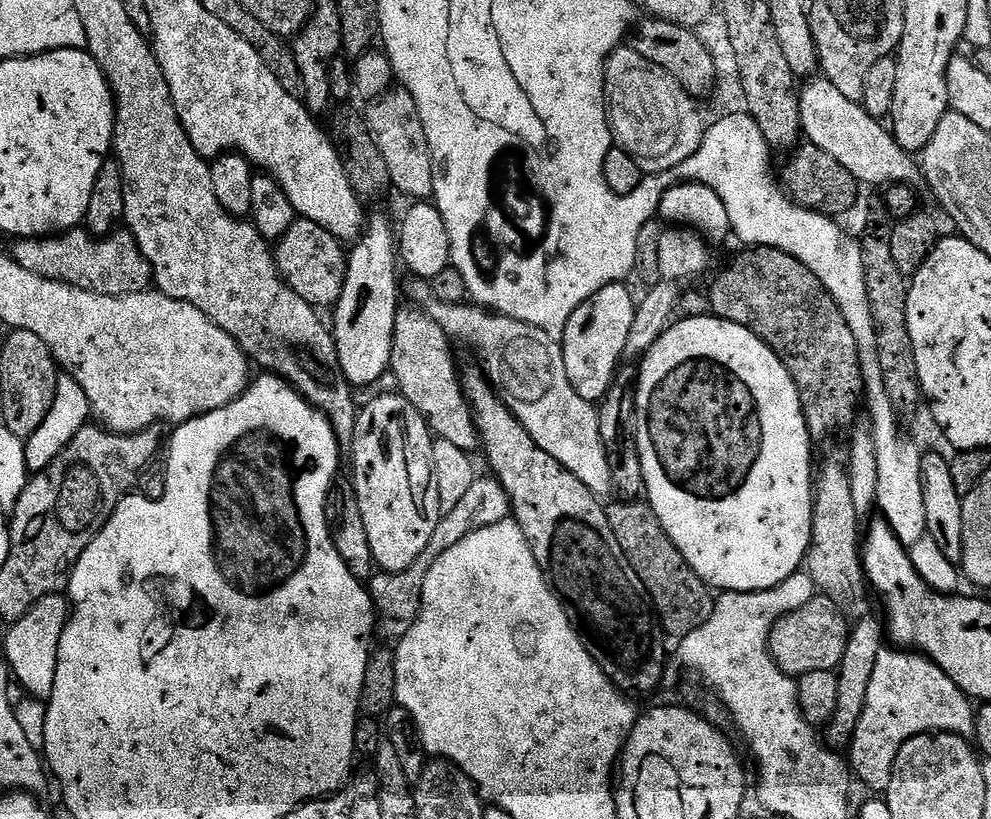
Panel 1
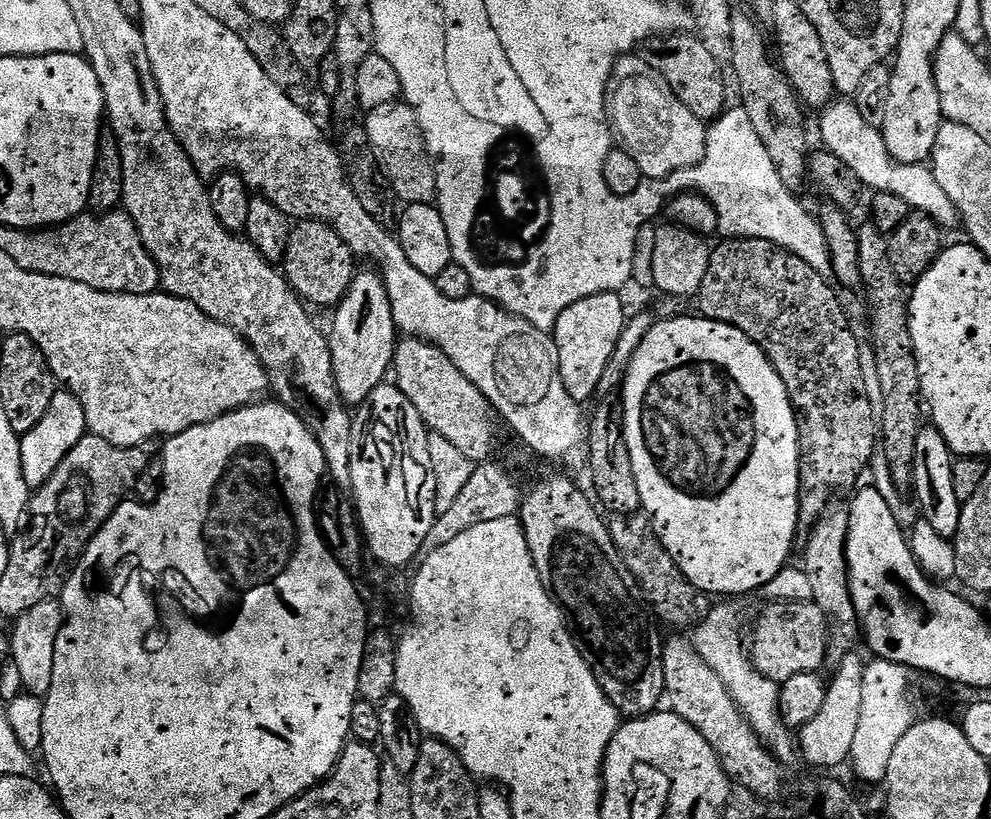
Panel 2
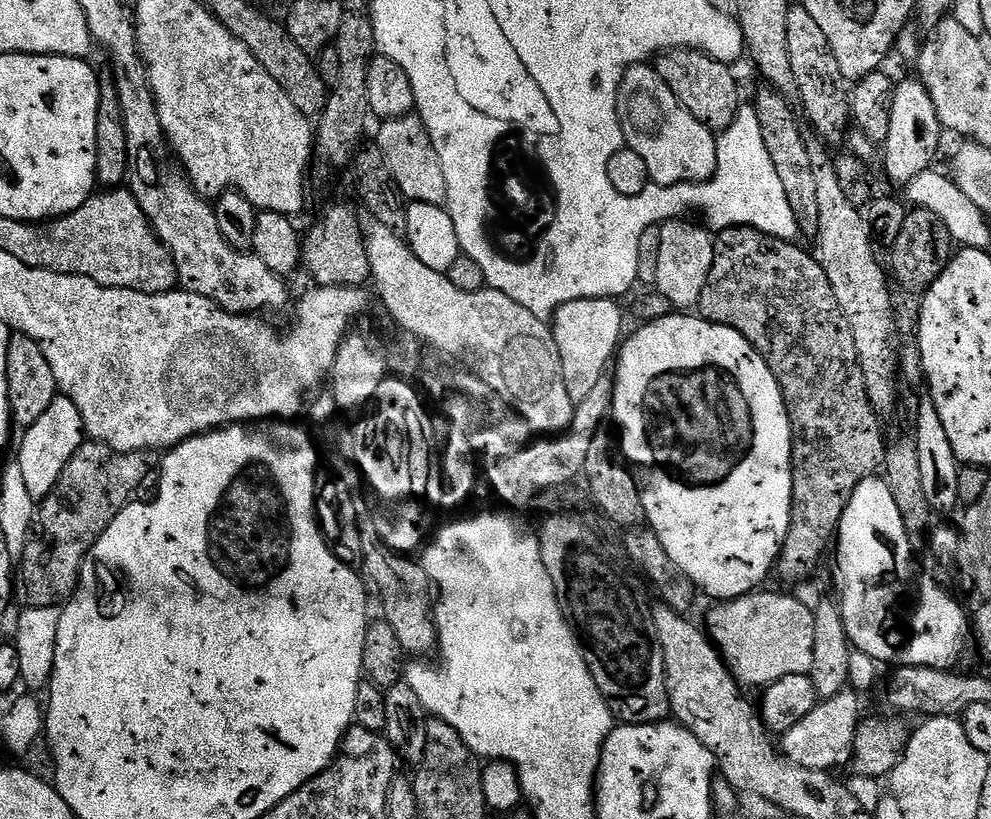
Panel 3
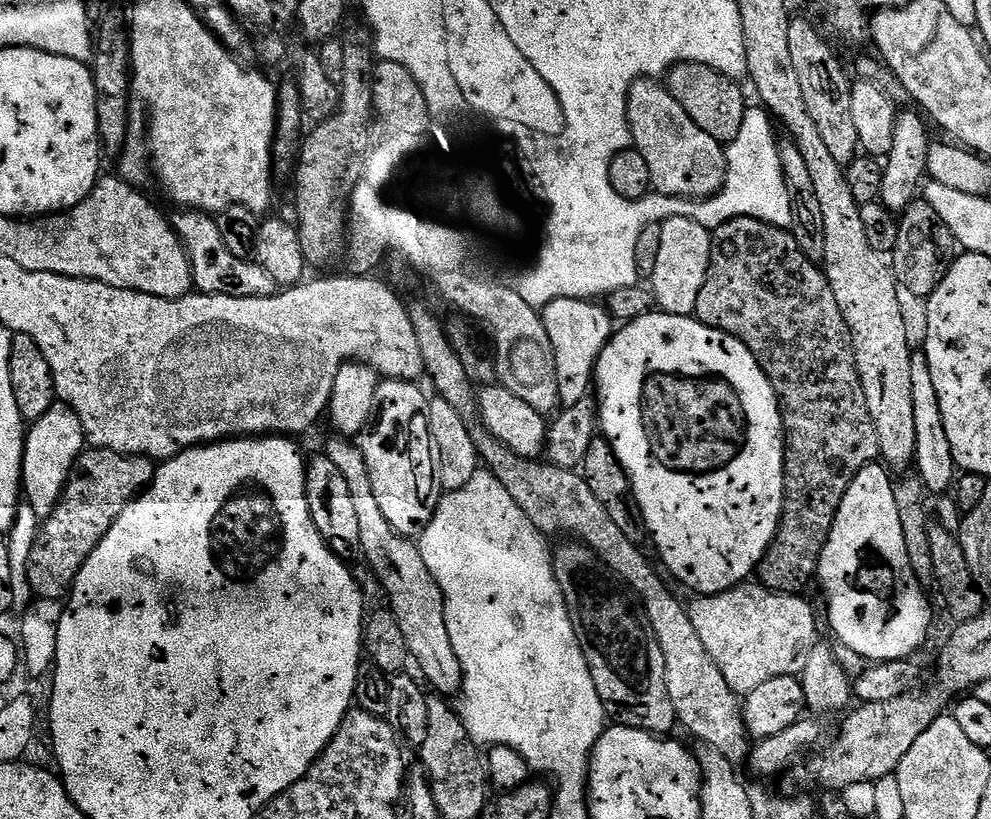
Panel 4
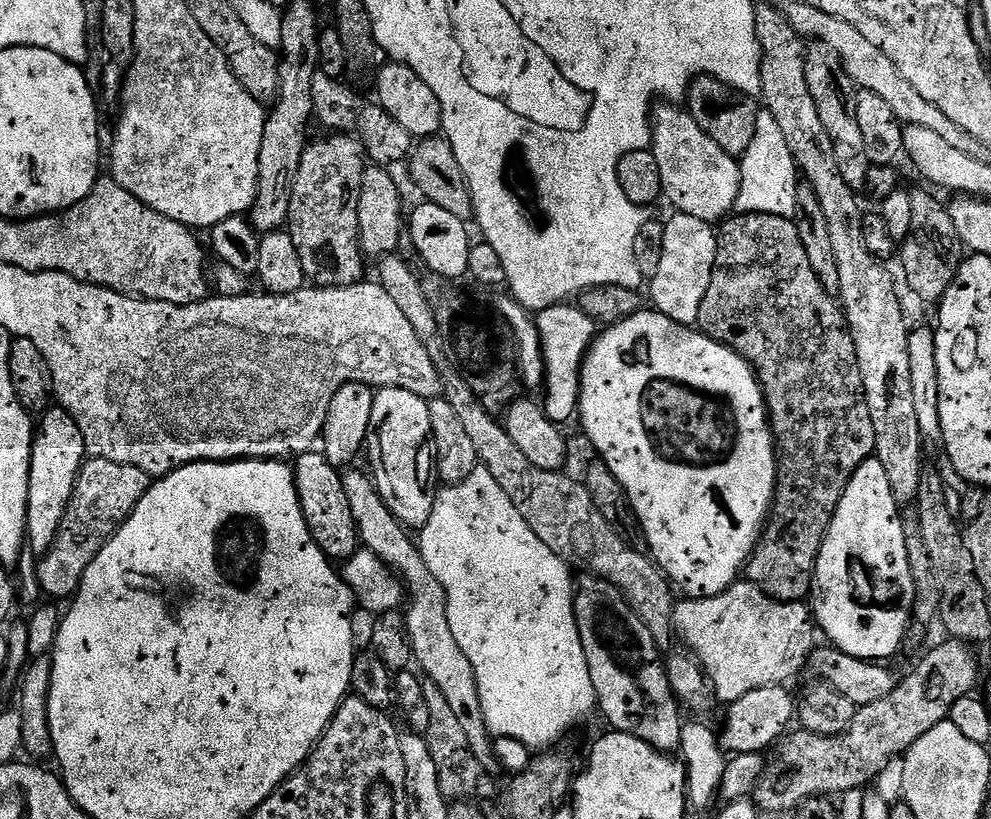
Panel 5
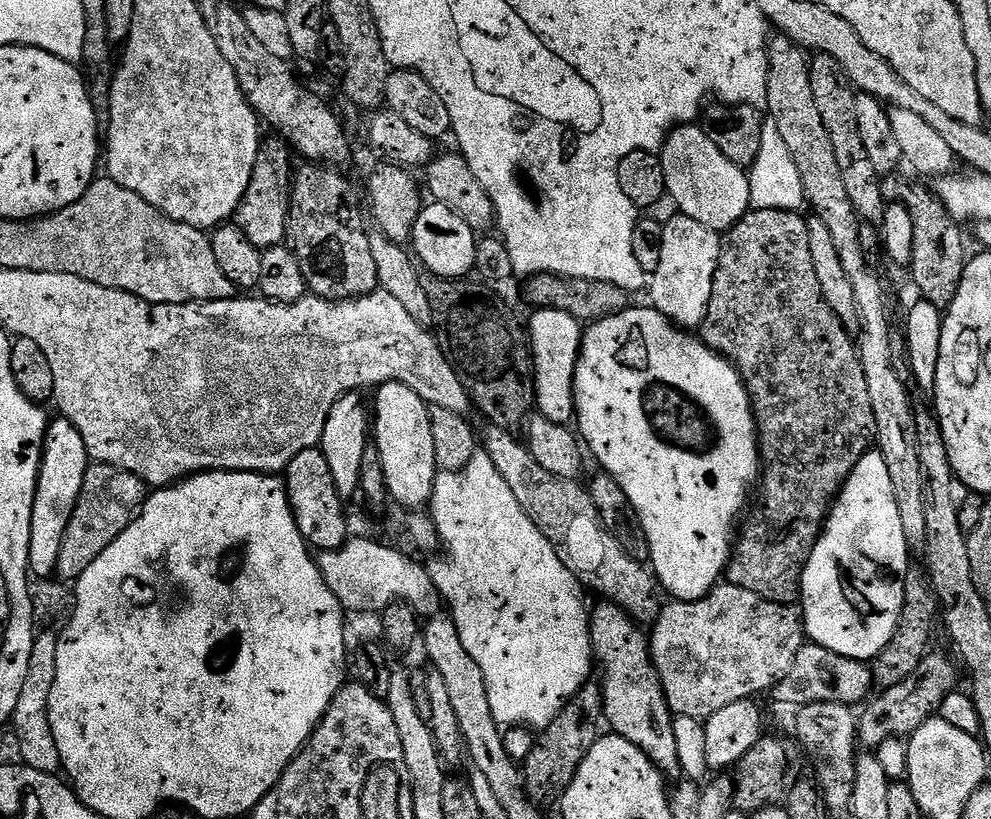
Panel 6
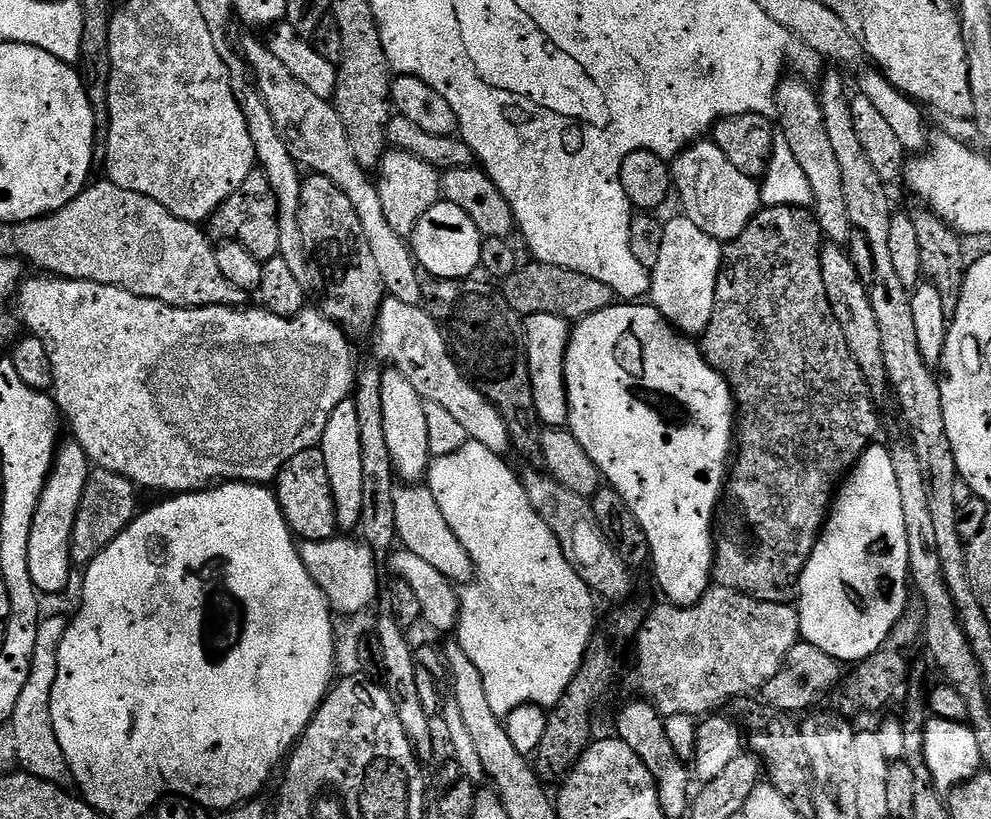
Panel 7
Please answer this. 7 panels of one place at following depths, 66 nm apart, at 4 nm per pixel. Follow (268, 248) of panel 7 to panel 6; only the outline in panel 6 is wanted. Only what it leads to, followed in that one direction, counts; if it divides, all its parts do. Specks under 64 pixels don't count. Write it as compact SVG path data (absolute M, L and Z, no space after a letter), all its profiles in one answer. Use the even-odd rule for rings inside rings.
M265 139L260 145L260 153L254 166L254 174L250 178L250 186L246 186L246 195L236 208L234 223L237 228L254 242L254 246L261 250L278 248L285 243L284 235L290 232L288 227L288 209L290 207L290 193L294 179L292 168L293 153L283 139Z

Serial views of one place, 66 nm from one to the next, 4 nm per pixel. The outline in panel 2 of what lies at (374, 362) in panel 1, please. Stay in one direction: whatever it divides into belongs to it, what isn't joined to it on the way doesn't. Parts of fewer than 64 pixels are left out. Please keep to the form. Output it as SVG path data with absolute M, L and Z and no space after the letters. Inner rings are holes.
M357 271L348 292L339 304L335 305L336 317L332 320L332 332L330 328L330 339L328 345L332 351L335 378L338 388L344 398L344 403L349 406L363 404L365 398L382 383L385 383L387 374L393 367L396 359L396 345L398 343L398 329L394 322L394 310L391 306L391 296L387 286L384 284L383 275L379 271L364 272Z

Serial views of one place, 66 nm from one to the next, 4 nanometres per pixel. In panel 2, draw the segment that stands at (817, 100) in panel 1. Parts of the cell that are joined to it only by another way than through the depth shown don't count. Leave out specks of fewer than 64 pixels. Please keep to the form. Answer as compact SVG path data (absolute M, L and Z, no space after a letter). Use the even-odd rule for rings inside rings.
M840 98L828 105L819 113L820 136L824 139L823 147L833 152L854 174L858 174L861 185L865 189L872 188L873 193L885 192L886 194L898 194L898 198L906 198L906 202L917 213L930 217L941 229L957 227L958 213L956 204L950 200L946 190L938 186L931 167L923 164L903 164L898 162L890 154L890 150L884 141L884 133L879 127L866 118L858 110L855 102L848 98Z

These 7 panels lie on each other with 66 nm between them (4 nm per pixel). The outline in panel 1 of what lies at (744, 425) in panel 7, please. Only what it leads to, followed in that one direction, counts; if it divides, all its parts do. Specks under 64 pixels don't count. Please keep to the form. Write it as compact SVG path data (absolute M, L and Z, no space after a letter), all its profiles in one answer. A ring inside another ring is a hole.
M753 247L745 256L740 256L716 281L708 292L712 303L711 315L719 320L729 320L750 330L784 363L790 378L796 383L800 405L806 418L808 433L813 441L820 442L827 436L847 433L857 423L856 411L862 408L864 382L860 374L858 346L835 305L834 298L823 288L822 282L810 274L798 258L777 248Z

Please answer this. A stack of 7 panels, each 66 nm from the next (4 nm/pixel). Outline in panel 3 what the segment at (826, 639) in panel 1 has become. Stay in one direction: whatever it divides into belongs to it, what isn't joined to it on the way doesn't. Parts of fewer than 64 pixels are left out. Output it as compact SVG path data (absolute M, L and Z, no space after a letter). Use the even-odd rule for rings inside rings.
M757 590L747 592L733 600L717 603L716 608L708 612L707 635L724 658L724 663L732 672L736 683L741 686L749 684L752 688L763 690L769 684L782 678L790 678L794 674L809 675L814 662L814 618L815 611L809 605L798 602L795 595L783 596L780 592L764 592Z

